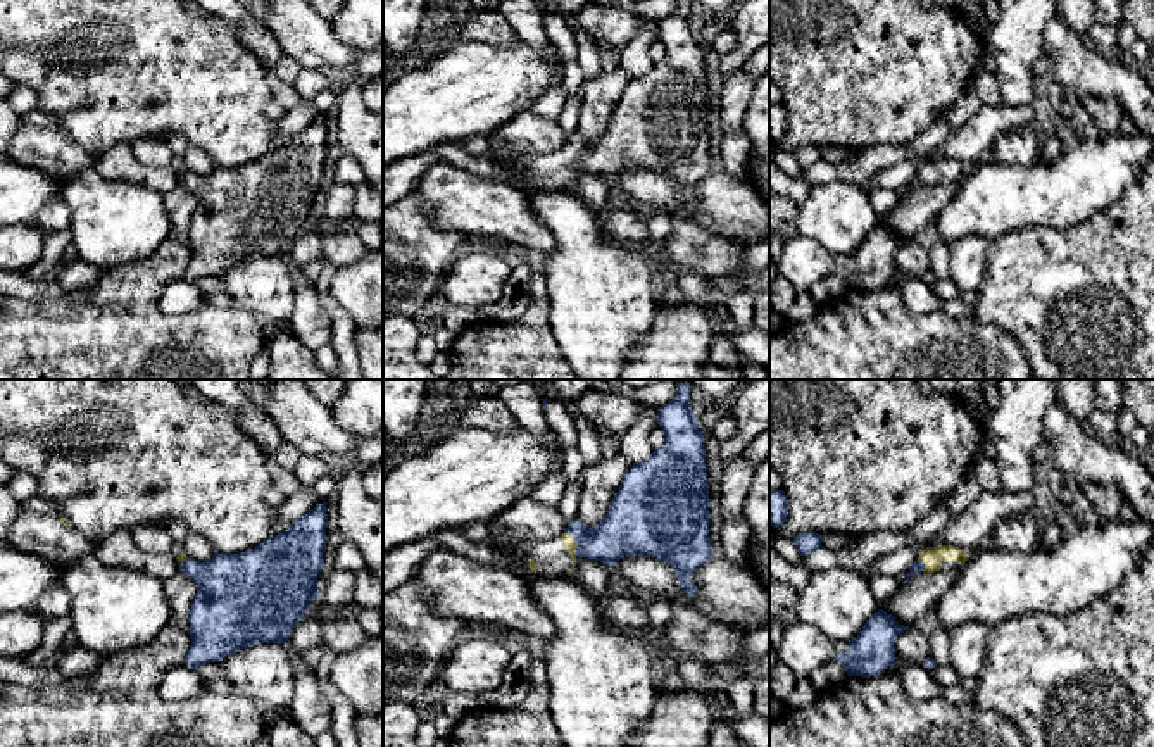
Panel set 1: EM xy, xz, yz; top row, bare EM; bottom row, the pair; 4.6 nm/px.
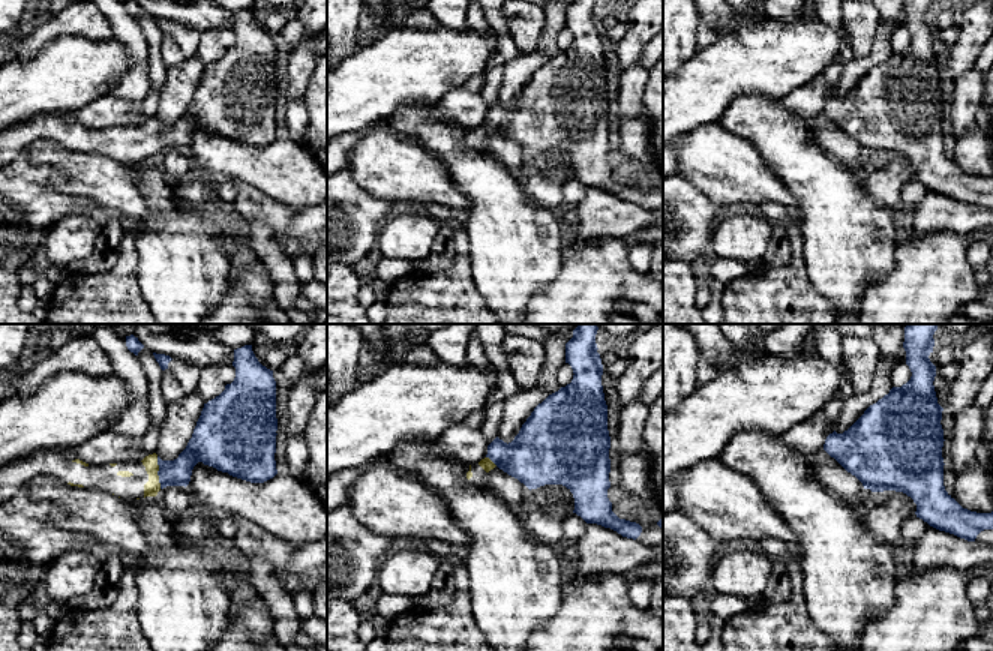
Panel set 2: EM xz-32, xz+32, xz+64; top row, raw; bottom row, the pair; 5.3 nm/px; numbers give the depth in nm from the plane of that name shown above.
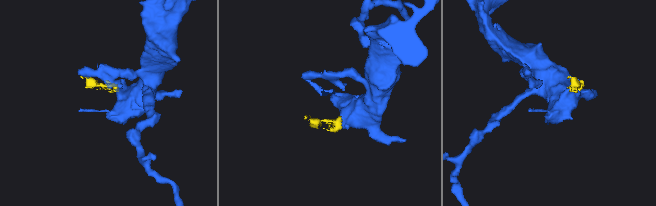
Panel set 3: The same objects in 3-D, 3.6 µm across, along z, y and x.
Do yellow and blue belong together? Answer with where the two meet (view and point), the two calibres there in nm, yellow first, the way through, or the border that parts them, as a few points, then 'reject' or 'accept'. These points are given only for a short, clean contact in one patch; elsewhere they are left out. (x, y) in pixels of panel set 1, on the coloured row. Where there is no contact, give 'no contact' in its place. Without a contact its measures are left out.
contact xz (576, 544); calibres 60 and 240 nm; way xz (570, 546), (576, 544), (608, 542), (627, 530); accept

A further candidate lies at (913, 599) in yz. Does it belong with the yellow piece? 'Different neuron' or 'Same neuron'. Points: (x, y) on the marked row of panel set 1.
Different neuron

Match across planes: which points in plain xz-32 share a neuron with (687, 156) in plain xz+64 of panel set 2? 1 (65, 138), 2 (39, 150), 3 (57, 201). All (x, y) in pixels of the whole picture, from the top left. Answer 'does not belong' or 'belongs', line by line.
1: does not belong
2: belongs
3: does not belong

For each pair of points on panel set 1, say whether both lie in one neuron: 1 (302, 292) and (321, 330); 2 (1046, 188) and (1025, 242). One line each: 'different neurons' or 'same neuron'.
1: same neuron
2: different neurons

